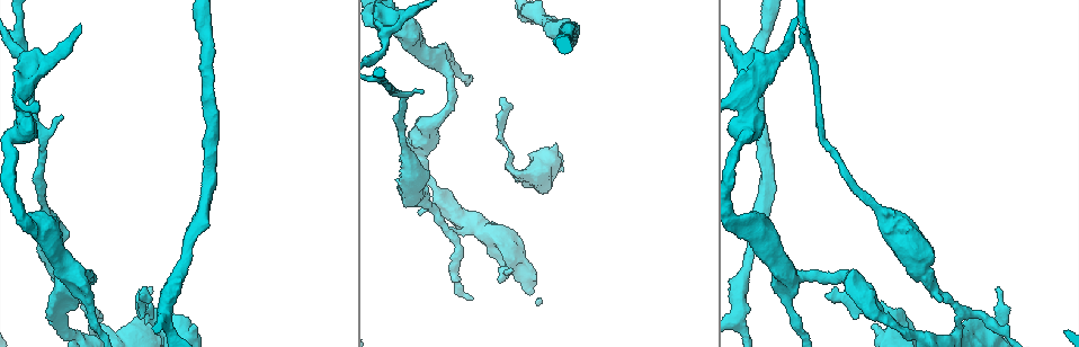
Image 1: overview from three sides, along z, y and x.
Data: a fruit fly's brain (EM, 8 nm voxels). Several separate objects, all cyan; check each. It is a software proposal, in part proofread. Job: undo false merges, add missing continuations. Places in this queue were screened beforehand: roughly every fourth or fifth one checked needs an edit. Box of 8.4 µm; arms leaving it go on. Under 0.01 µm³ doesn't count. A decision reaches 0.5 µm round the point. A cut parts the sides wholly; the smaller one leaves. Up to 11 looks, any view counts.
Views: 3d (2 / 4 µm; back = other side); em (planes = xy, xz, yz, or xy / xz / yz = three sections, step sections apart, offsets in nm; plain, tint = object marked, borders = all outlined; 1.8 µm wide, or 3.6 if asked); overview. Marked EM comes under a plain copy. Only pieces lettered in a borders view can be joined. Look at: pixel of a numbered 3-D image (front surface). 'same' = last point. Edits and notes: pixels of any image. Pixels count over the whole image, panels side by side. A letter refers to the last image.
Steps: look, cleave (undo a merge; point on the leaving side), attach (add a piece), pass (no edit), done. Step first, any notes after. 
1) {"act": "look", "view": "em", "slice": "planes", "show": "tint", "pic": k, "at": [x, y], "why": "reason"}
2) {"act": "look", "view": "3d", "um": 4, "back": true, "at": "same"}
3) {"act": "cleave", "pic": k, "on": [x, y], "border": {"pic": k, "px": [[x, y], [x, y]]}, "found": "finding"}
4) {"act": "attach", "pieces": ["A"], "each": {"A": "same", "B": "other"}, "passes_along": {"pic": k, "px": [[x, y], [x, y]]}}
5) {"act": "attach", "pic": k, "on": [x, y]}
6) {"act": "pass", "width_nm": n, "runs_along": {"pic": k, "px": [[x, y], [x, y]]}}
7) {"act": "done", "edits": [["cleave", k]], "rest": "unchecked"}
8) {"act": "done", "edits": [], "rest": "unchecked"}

{"act": "look", "view": "em", "slice": "xy", "step": 4, "show": "borders", "pic": 1, "at": [502, 99], "why": "long arm stops here"}

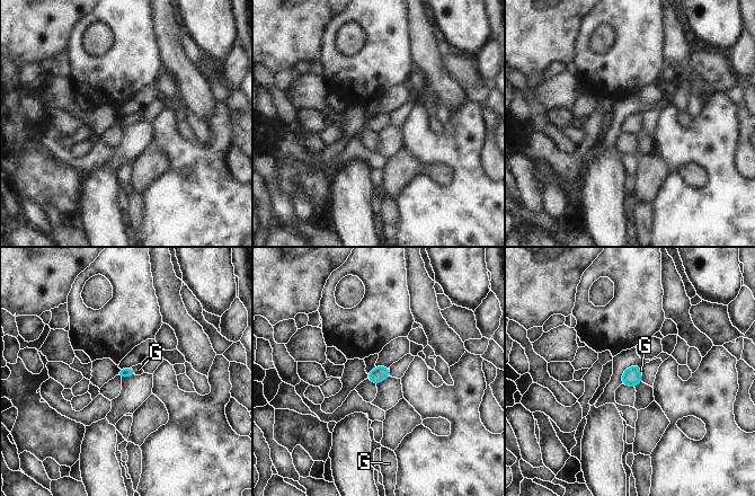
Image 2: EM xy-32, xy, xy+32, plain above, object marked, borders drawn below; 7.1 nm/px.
{"act": "attach", "pieces": ["G"], "longest_contact_nm": ["G", 70], "each": {"G": "same"}, "passes_along": {"pic": 2, "px": [[123, 372], [134, 371], [139, 370]]}, "found": "it goes on there"}

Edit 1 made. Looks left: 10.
{"act": "look", "view": "overview"}

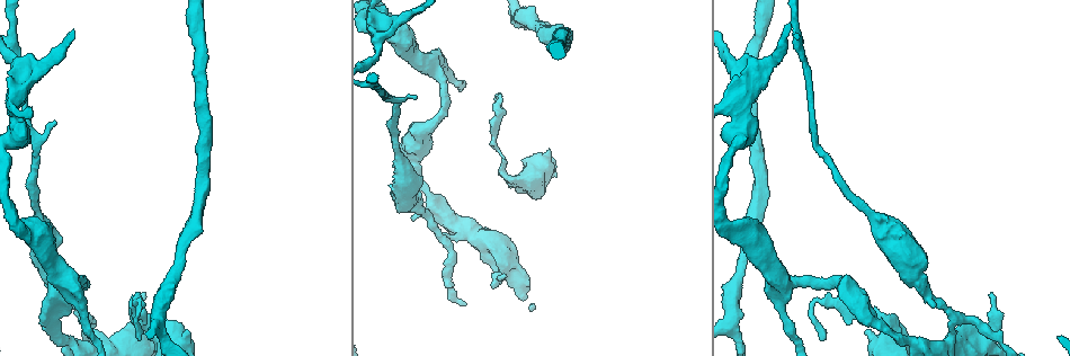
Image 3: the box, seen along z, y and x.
{"act": "look", "view": "em", "slice": "planes", "show": "tint", "pic": 3, "at": [890, 228], "why": "calibre changes"}

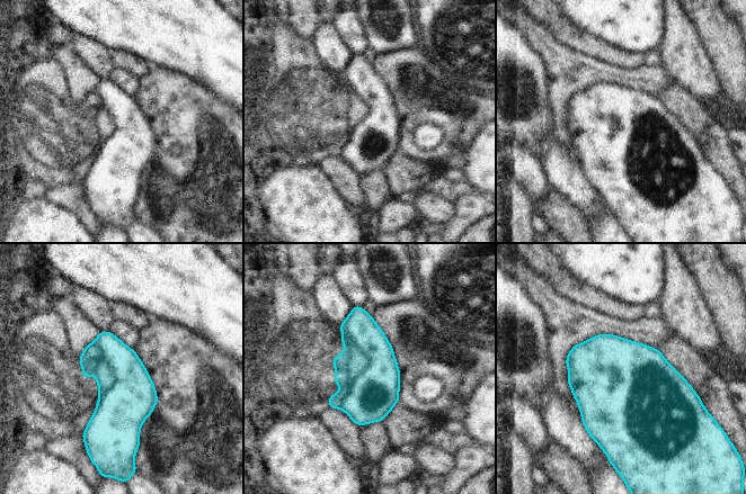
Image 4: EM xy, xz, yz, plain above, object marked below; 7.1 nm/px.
{"act": "look", "view": "em", "slice": "planes", "show": "borders", "at": "same"}

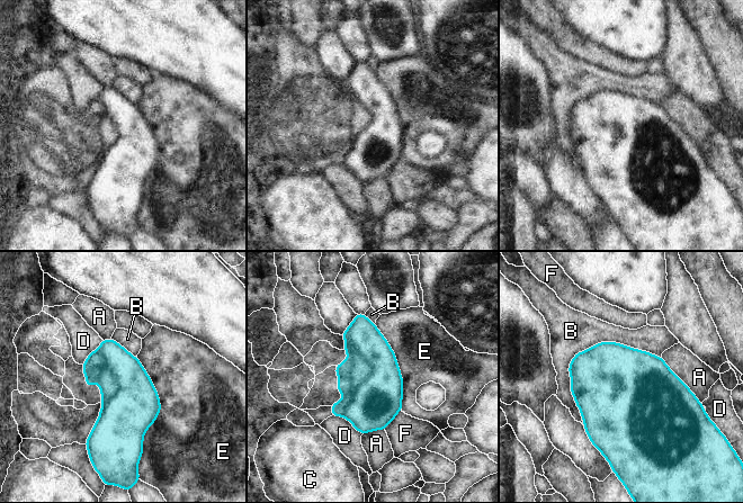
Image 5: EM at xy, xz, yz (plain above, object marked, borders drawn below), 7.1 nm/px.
{"act": "pass", "longest_contact_nm": ["B", 750], "each": {"A": "other", "B": "other", "C": "other", "D": "other", "E": "other", "F": "other"}, "border": {"pic": 5, "px": [[661, 356], [579, 351], [581, 420]]}, "found": "continuous, no second neuron"}

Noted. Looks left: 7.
{"act": "look", "view": "em", "slice": "planes", "show": "borders", "pic": 3, "at": [69, 282], "why": "a fork"}

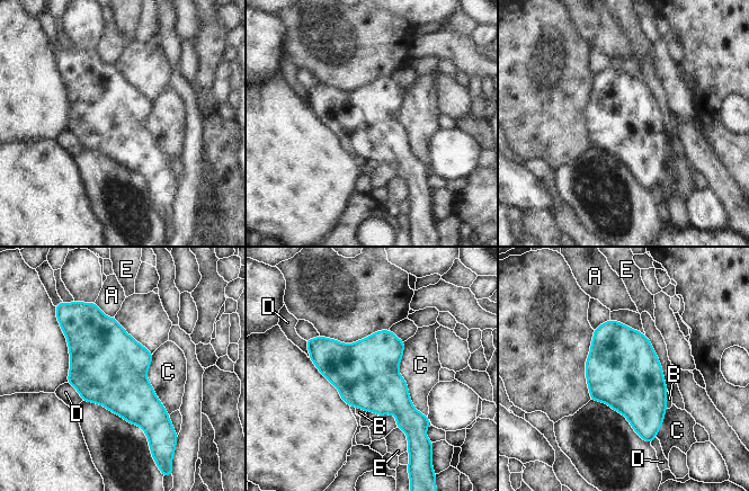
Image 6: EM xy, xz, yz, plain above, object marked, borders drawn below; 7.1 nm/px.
{"act": "pass", "width_nm": 460, "each": {"A": "other", "B": "other", "C": "other", "D": "other", "E": "other"}, "border": {"pic": 6, "px": [[403, 341], [399, 374], [427, 417]]}, "found": "one neuron here"}

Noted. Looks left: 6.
{"act": "look", "view": "3d", "um": 4, "pic": 3, "at": [443, 239]}

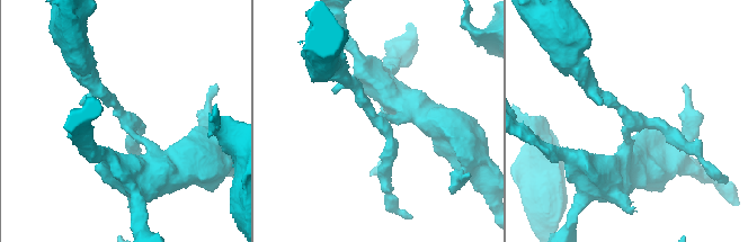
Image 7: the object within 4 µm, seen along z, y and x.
{"act": "look", "view": "em", "slice": "planes", "show": "borders", "pic": 7, "at": [379, 123], "why": "need the tissue"}

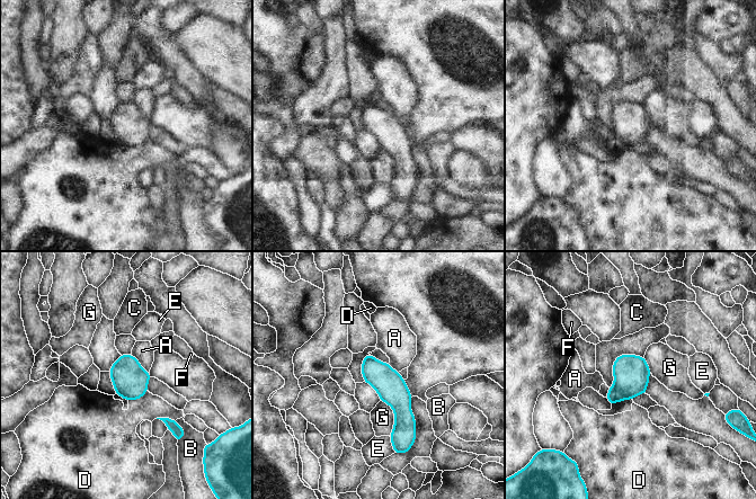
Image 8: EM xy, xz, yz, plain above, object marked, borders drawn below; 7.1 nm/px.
{"act": "cleave", "pic": 8, "on": [631, 373], "longest_contact_nm": ["G", 280], "each": {"A": "other", "B": "other", "C": "other", "D": "other", "E": "other", "F": "other", "G": "other"}, "border": {"pic": 8, "px": [[613, 385], [626, 398]]}, "found": "two neurons meet here"}

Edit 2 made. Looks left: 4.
{"act": "look", "view": "3d", "um": 2, "pic": 3, "at": [418, 150], "why": "sudden change in width"}

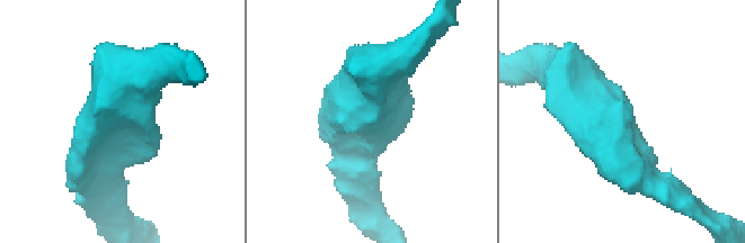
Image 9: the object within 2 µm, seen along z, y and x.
{"act": "look", "view": "em", "slice": "planes", "show": "tint", "pic": 9, "at": [376, 119], "arm_widths_nm": [180, 320], "why": "now the EM"}

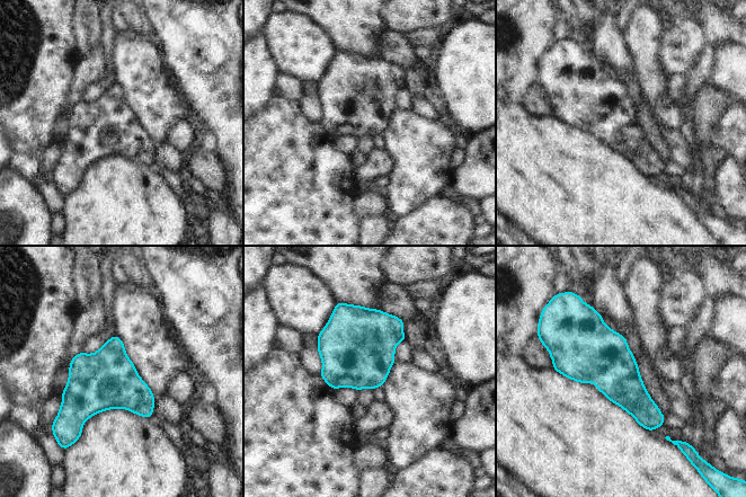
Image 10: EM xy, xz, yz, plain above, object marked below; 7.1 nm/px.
{"act": "look", "view": "em", "slice": "planes", "show": "borders", "at": "same", "why": "what lies round it"}

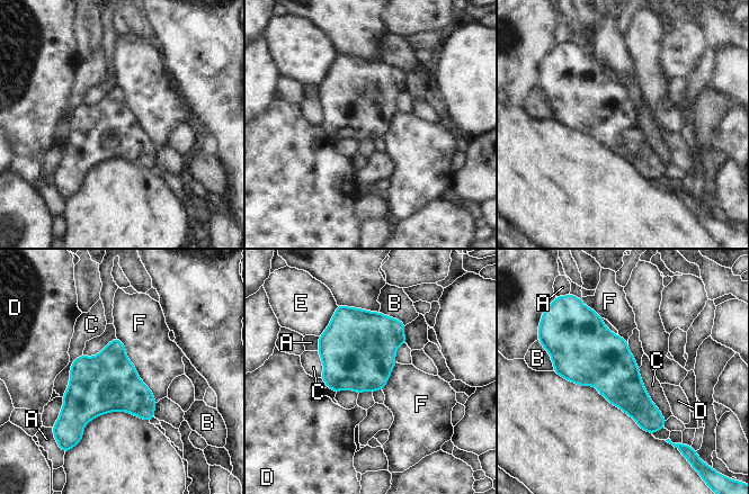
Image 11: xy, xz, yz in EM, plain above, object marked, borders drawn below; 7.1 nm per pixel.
{"act": "pass", "width_nm": 380, "each": {"A": "other", "B": "other", "C": "other", "D": "other", "E": "other", "F": "other"}, "border": {"pic": 11, "px": [[116, 337], [157, 402]]}, "found": "one neuron here"}

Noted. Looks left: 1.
{"act": "done", "edits": [["attach", 2], ["cleave", 8]], "rest": "unchecked"}

